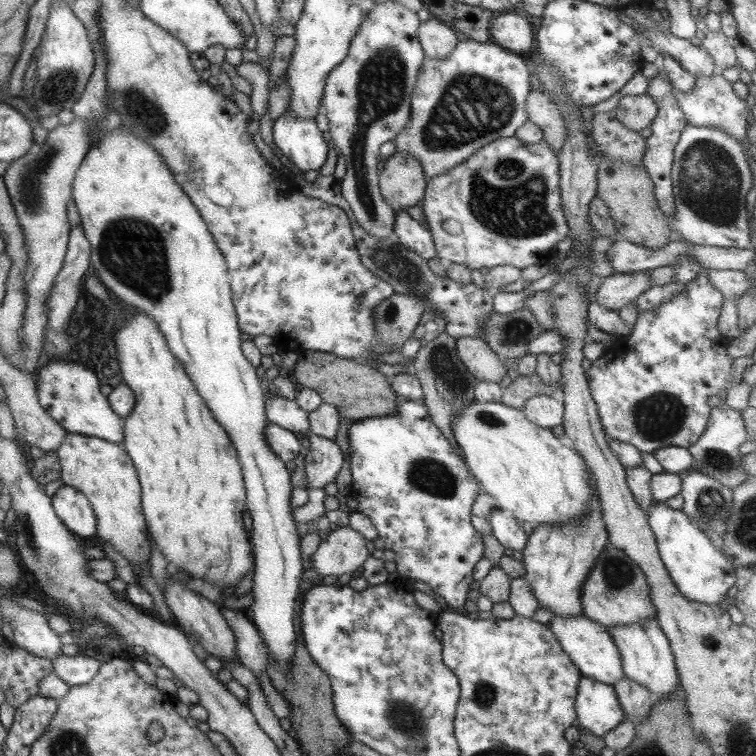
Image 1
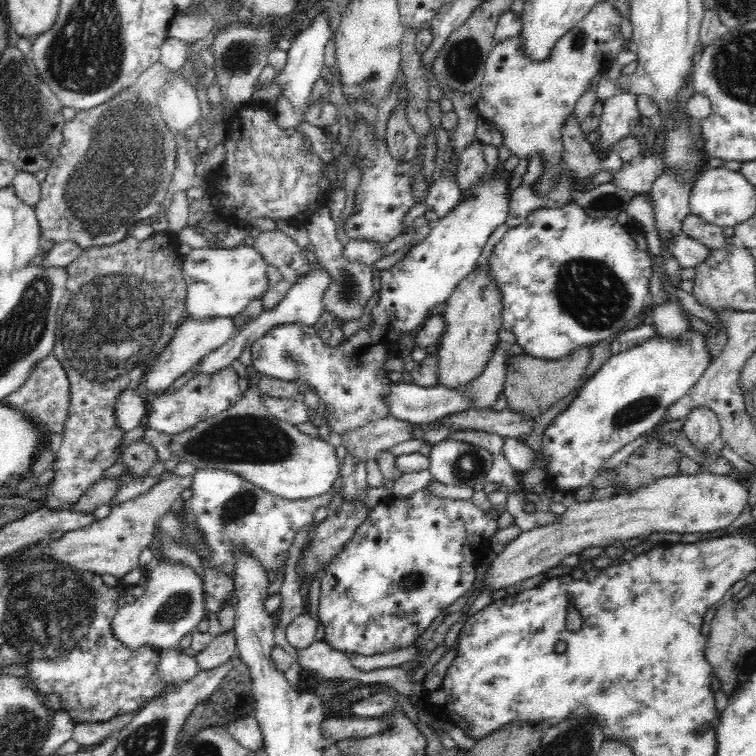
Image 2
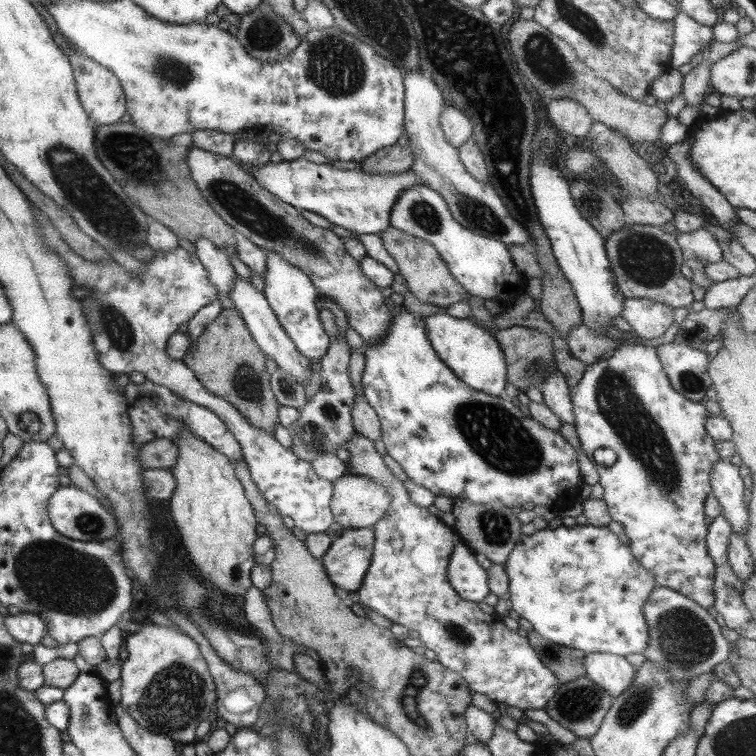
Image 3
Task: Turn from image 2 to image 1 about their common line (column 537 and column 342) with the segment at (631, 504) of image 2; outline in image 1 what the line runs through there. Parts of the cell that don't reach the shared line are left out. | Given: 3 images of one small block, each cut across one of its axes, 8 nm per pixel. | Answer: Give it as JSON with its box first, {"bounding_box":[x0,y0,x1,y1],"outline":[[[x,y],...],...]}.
{"bounding_box":[309,527,369,576],"outline":[[[333,527],[309,559],[317,574],[341,576],[347,572],[355,575],[369,555],[359,534],[348,527]]]}

